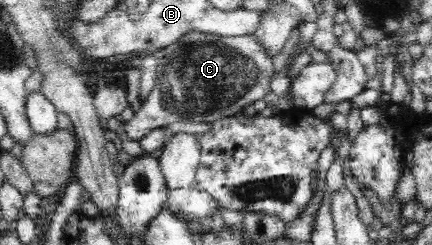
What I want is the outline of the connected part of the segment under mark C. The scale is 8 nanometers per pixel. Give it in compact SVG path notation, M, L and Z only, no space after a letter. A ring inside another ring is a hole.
M192 30L163 49L165 55L159 59L154 87L133 117L124 123L131 140L140 141L147 133L174 121L208 123L237 115L248 103L271 91L274 54L268 55L254 34L224 37Z

